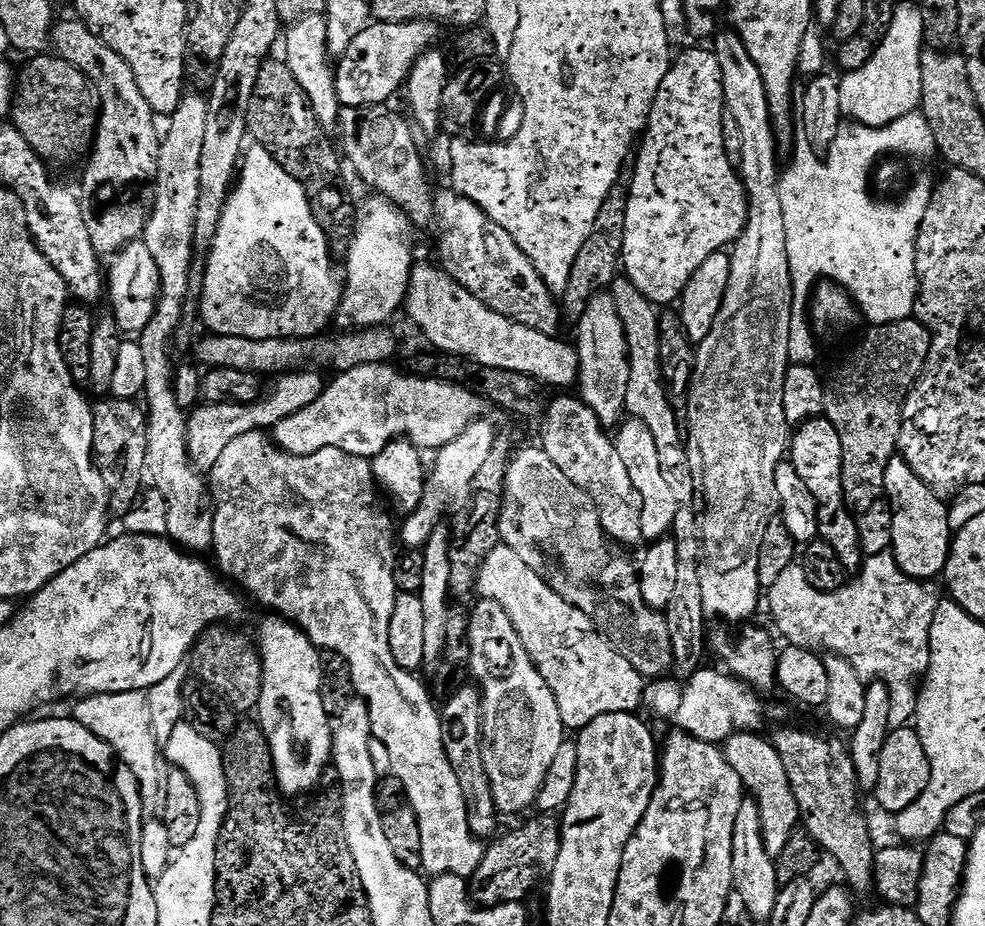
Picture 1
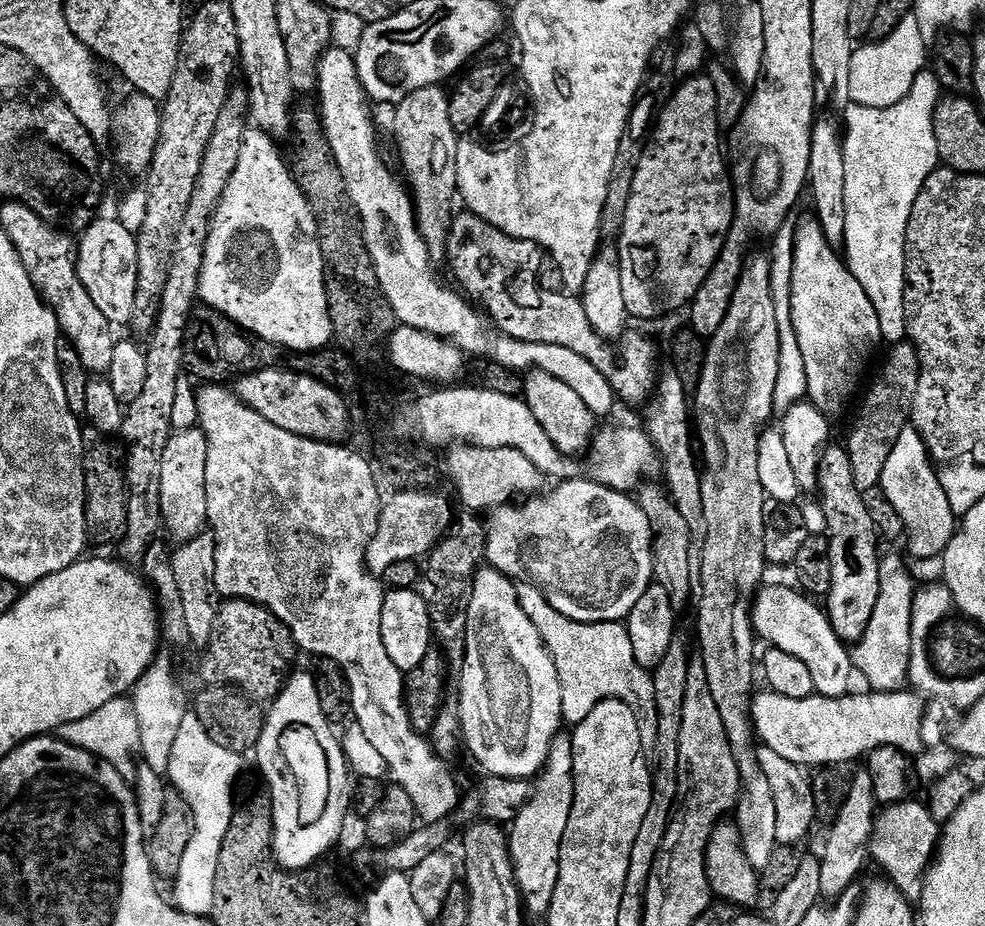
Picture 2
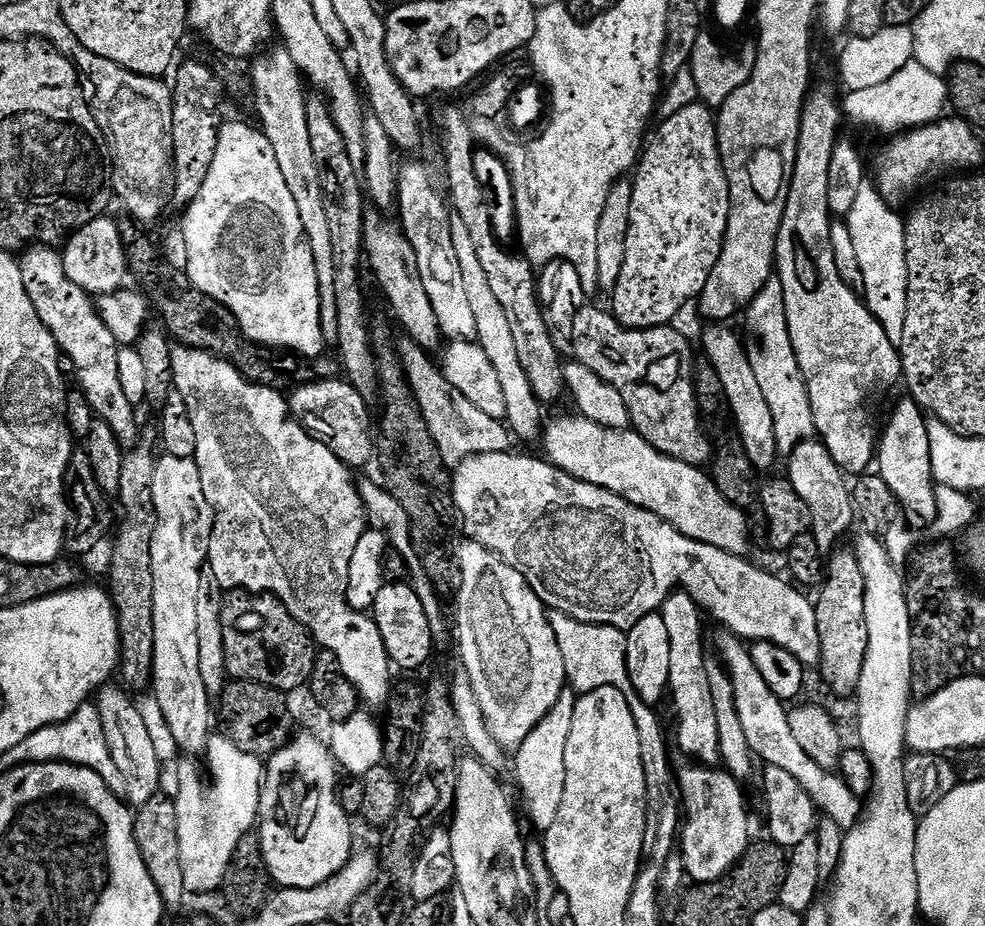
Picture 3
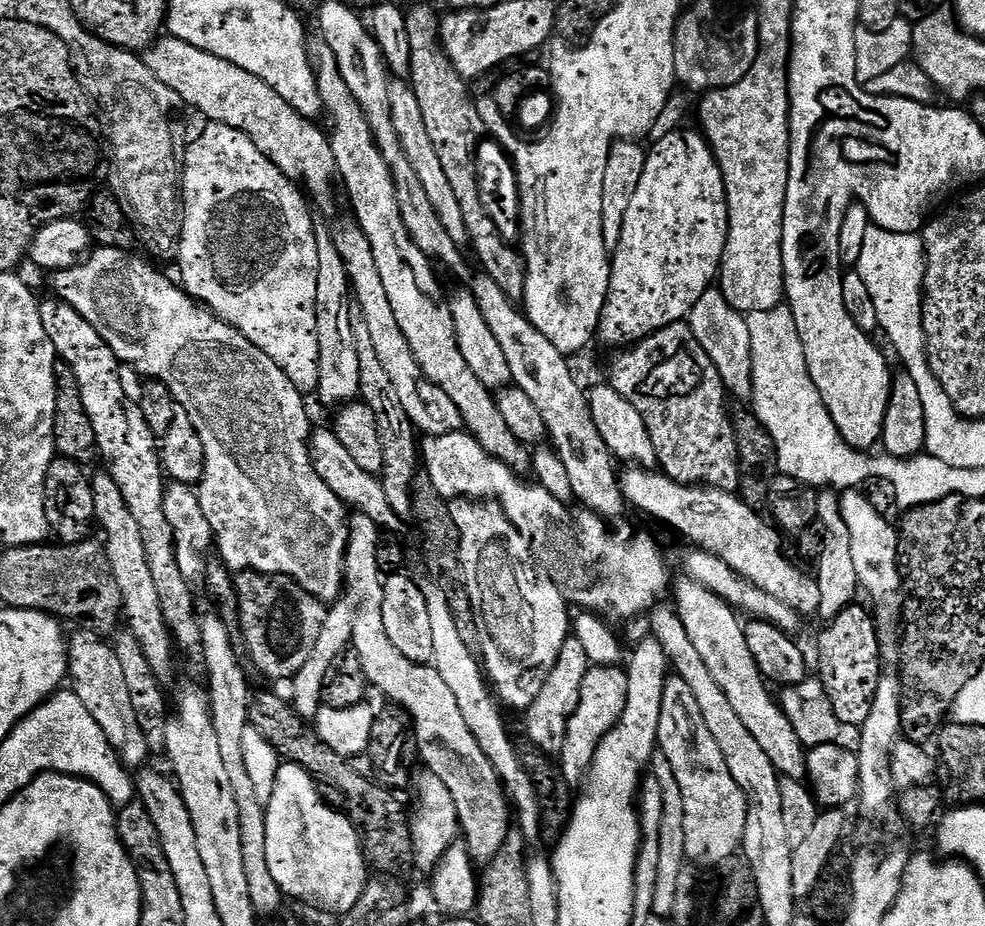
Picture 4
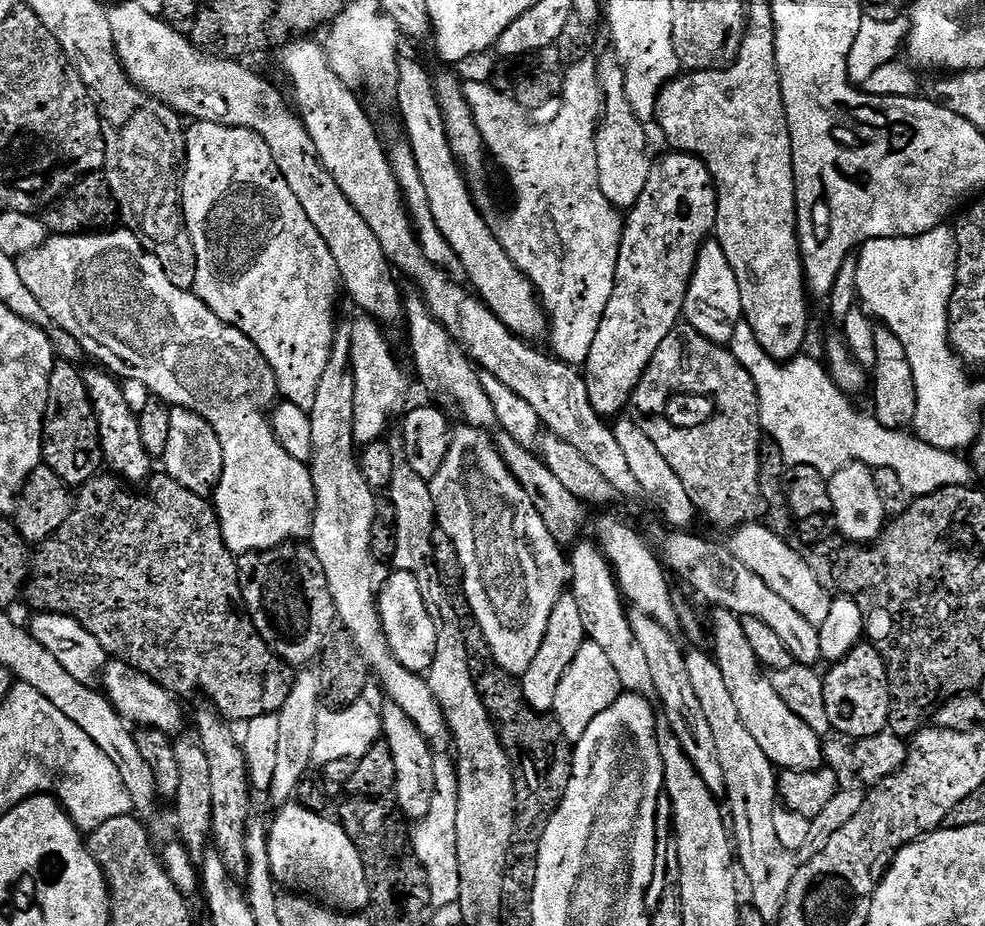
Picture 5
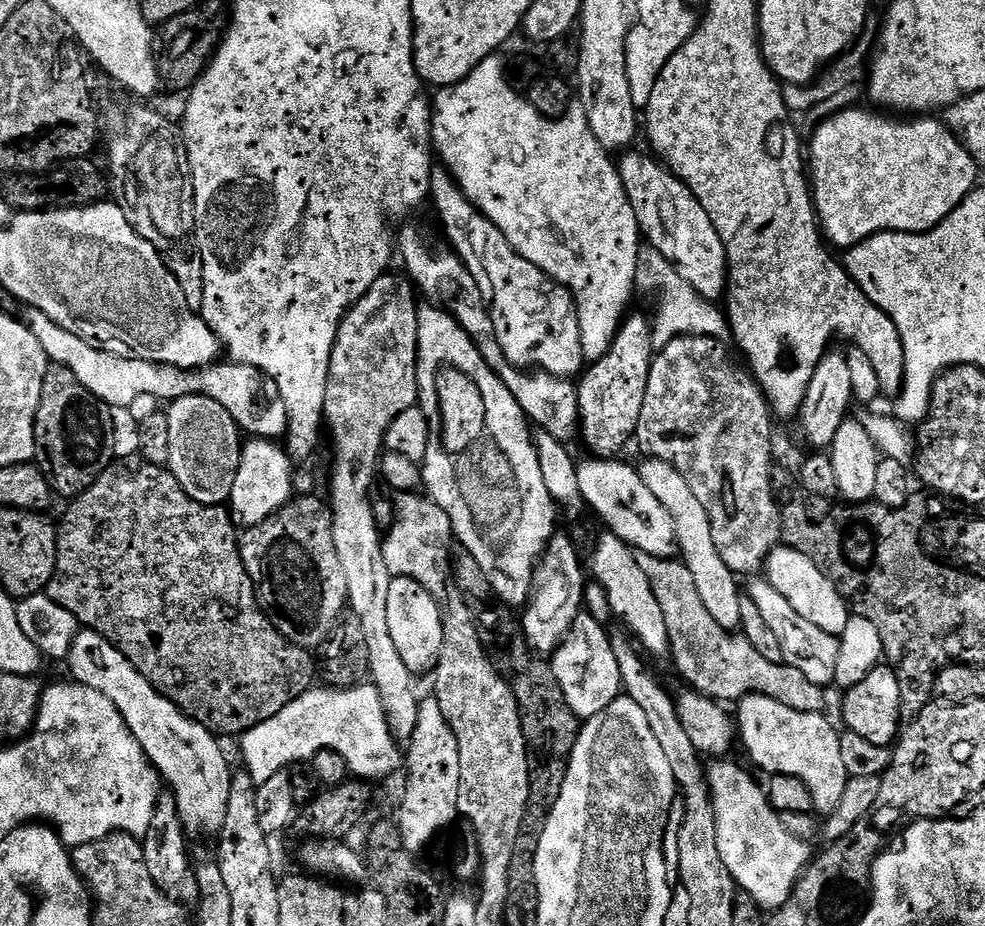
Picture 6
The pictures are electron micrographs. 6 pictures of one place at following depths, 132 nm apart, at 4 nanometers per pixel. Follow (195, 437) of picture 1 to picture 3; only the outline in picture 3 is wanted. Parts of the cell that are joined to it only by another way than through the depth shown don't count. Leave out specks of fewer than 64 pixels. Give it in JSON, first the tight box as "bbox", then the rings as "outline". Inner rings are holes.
{"bbox":[150,454,214,754],"outline":[[[167,454],[161,455],[159,459],[157,459],[156,465],[154,466],[154,482],[152,483],[152,497],[154,498],[154,510],[156,511],[156,525],[154,526],[154,542],[150,546],[150,566],[154,570],[154,666],[152,667],[150,692],[151,695],[155,696],[155,698],[158,700],[158,704],[162,708],[163,717],[166,718],[166,724],[170,728],[170,732],[173,735],[173,740],[176,743],[177,749],[179,749],[181,753],[183,753],[183,751],[186,752],[184,754],[194,754],[190,752],[198,752],[198,754],[200,754],[205,751],[205,747],[208,743],[208,739],[210,737],[210,730],[208,730],[208,727],[211,726],[212,720],[214,724],[214,704],[209,697],[208,691],[206,690],[206,682],[202,682],[202,673],[198,670],[198,612],[196,610],[196,606],[198,602],[198,590],[200,589],[202,583],[202,577],[200,577],[200,571],[202,570],[205,571],[208,562],[208,543],[210,542],[210,534],[212,533],[212,522],[214,519],[214,513],[212,507],[210,506],[210,502],[206,502],[206,490],[202,490],[202,478],[198,474],[198,466],[196,465],[195,459],[193,458],[178,458],[177,456],[170,456]]]}

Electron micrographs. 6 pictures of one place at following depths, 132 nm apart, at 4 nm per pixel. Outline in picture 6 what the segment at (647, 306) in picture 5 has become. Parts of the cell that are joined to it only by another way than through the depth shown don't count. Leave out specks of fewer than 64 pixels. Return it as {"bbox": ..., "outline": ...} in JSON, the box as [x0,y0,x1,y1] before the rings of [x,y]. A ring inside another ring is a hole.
{"bbox":[579,315,652,458],"outline":[[[629,315],[621,324],[608,353],[595,361],[579,377],[580,398],[579,439],[596,458],[612,458],[627,446],[636,435],[642,402],[646,398],[646,382],[652,369],[652,320],[646,315]]]}

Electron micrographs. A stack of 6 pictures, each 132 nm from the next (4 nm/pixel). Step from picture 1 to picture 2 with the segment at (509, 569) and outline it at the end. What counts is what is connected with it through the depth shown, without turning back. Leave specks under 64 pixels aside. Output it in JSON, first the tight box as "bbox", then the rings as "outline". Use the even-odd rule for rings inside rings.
{"bbox":[516,584,658,754],"outline":[[[529,584],[517,585],[516,597],[530,622],[534,623],[542,642],[554,658],[558,670],[558,682],[562,686],[563,723],[568,726],[581,724],[590,714],[594,703],[592,688],[600,688],[600,700],[621,700],[634,710],[638,718],[638,730],[642,738],[642,750],[645,754],[656,751],[658,742],[658,702],[654,694],[652,672],[644,668],[634,658],[634,646],[630,634],[623,623],[583,624],[558,614],[541,592]]]}

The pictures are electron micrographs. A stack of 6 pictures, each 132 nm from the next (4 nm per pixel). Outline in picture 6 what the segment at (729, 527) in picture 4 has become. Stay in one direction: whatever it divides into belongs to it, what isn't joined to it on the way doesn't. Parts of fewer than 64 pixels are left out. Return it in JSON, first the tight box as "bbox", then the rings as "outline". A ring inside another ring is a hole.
{"bbox":[766,546,850,638],"outline":[[[787,546],[775,548],[766,561],[766,578],[774,586],[774,590],[778,590],[778,594],[782,594],[782,598],[786,598],[786,602],[790,602],[790,606],[794,606],[794,610],[798,610],[798,614],[806,618],[806,622],[814,622],[818,630],[826,630],[826,634],[837,638],[842,630],[846,630],[850,615],[847,600],[841,598],[834,582],[826,578],[826,574],[822,574],[822,570],[818,570],[818,566],[814,566],[814,562],[806,558],[806,554]]]}

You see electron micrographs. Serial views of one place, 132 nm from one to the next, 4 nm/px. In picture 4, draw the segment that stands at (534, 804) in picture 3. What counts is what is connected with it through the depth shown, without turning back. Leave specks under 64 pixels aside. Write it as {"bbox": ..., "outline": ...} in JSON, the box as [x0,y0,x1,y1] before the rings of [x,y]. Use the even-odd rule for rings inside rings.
{"bbox":[526,638,589,754],"outline":[[[575,638],[565,640],[556,658],[556,665],[548,671],[548,677],[538,693],[538,698],[534,698],[532,705],[526,709],[528,736],[536,747],[533,749],[544,754],[560,753],[564,745],[568,719],[576,709],[582,688],[582,678],[588,673],[589,667],[588,655],[586,650],[582,650],[580,643]]]}

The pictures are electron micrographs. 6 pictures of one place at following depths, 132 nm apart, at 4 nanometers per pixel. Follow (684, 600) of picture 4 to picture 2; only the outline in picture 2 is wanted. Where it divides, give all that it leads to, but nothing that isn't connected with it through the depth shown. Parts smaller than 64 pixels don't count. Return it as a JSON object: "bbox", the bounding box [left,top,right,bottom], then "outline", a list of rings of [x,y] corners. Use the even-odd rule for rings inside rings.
{"bbox":[870,803,938,902],"outline":[[[906,803],[889,804],[875,817],[870,856],[884,867],[883,875],[900,889],[908,901],[918,902],[922,898],[924,876],[938,847],[938,821],[923,803]]]}

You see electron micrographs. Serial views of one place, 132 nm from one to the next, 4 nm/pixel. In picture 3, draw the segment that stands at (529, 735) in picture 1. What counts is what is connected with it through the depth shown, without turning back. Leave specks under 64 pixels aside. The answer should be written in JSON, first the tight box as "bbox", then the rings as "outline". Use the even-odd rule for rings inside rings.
{"bbox":[454,538,566,750],"outline":[[[464,538],[461,541],[461,544],[459,541],[454,548],[456,564],[462,570],[462,586],[456,591],[454,603],[456,603],[456,640],[460,643],[460,660],[464,663],[462,672],[467,676],[470,686],[478,698],[492,737],[500,743],[501,748],[515,750],[522,746],[522,742],[526,742],[526,734],[530,734],[530,730],[534,730],[534,726],[538,726],[538,722],[542,722],[542,718],[546,718],[546,714],[550,714],[554,702],[558,702],[558,698],[566,690],[562,650],[558,650],[558,638],[554,638],[554,630],[548,621],[548,612],[544,603],[538,598],[538,594],[534,594],[534,590],[528,585],[526,578],[522,578],[522,574],[518,574],[518,570],[514,570],[501,556],[494,554],[476,540]]]}

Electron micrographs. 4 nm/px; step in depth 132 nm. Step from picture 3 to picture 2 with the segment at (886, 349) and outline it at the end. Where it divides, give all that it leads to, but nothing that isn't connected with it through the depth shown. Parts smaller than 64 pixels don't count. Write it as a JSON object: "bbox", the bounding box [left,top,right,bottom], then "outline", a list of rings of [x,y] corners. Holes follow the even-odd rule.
{"bbox":[790,220,882,418],"outline":[[[804,220],[794,231],[790,310],[806,366],[807,399],[822,415],[835,418],[847,410],[852,395],[861,391],[860,379],[882,339],[880,323],[874,302],[866,298],[862,282],[848,269],[841,253],[830,247],[819,220]]]}

